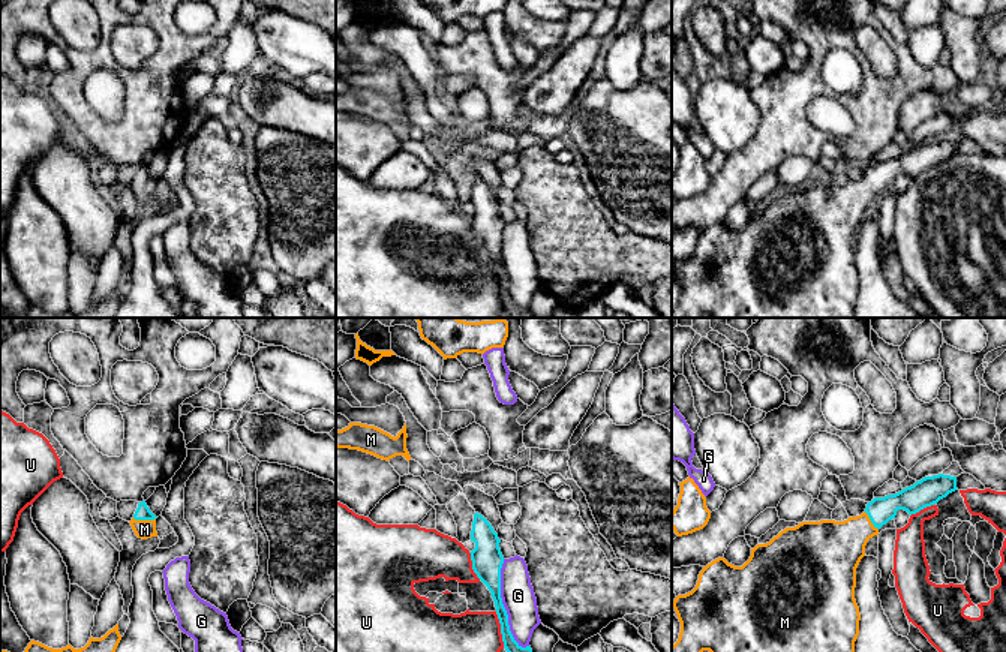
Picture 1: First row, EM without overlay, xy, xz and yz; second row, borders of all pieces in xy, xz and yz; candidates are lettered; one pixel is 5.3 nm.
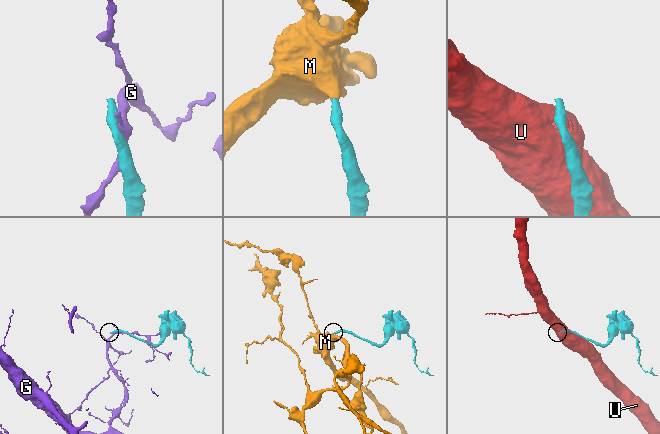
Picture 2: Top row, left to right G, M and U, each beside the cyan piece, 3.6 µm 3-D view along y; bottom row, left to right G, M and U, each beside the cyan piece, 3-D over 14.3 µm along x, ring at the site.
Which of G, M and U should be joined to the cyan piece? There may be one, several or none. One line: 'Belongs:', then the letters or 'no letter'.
Belongs: M

